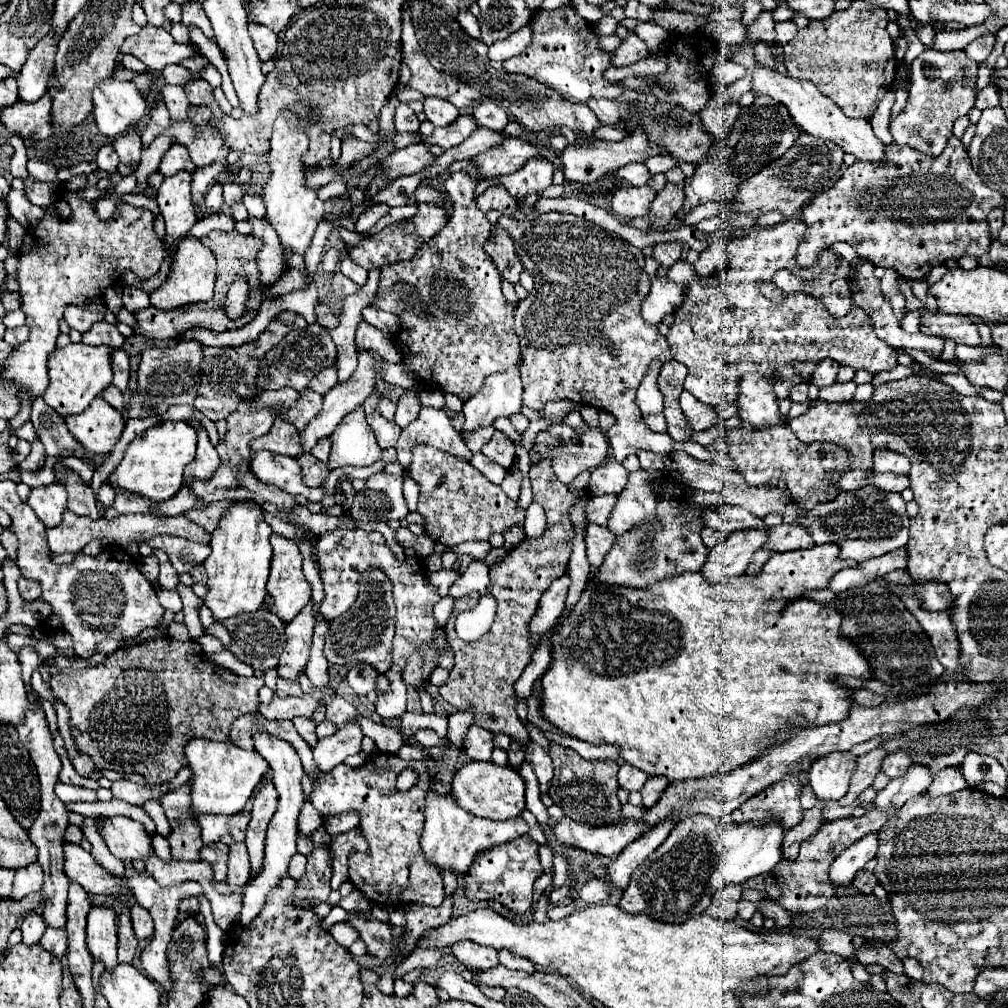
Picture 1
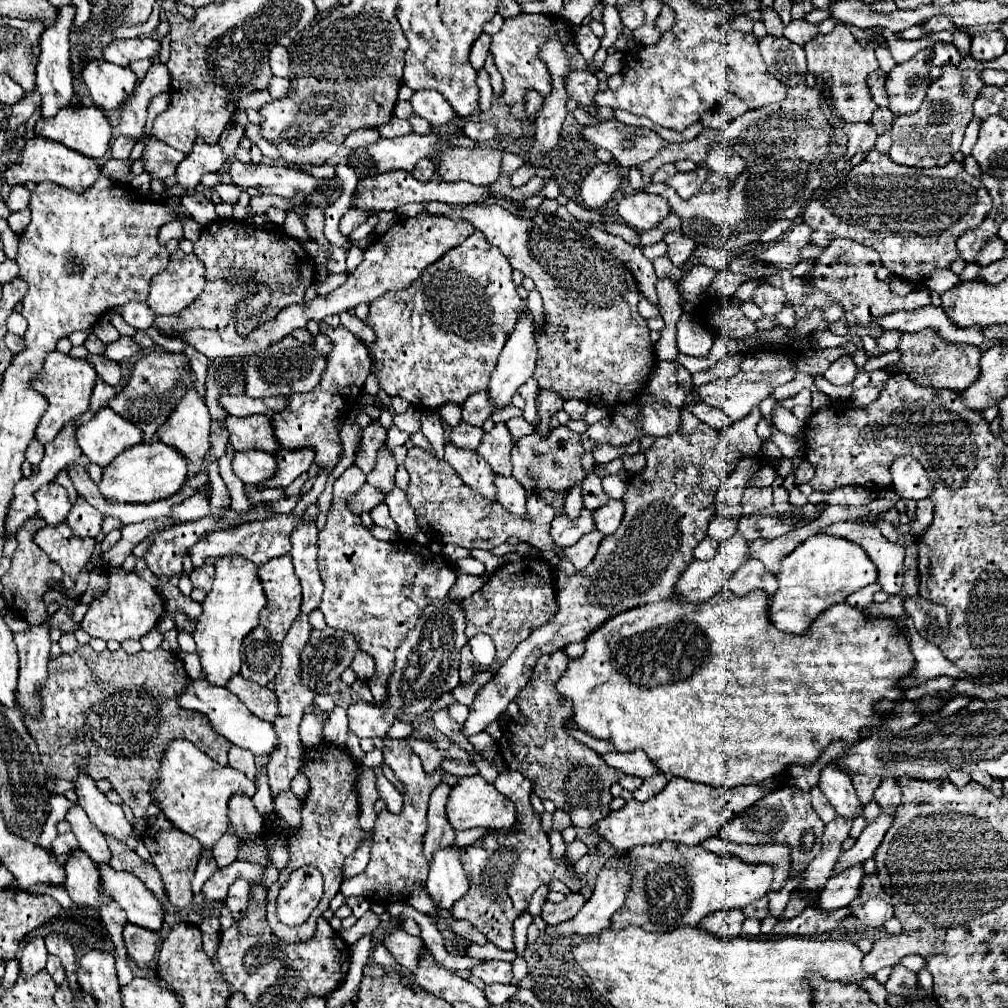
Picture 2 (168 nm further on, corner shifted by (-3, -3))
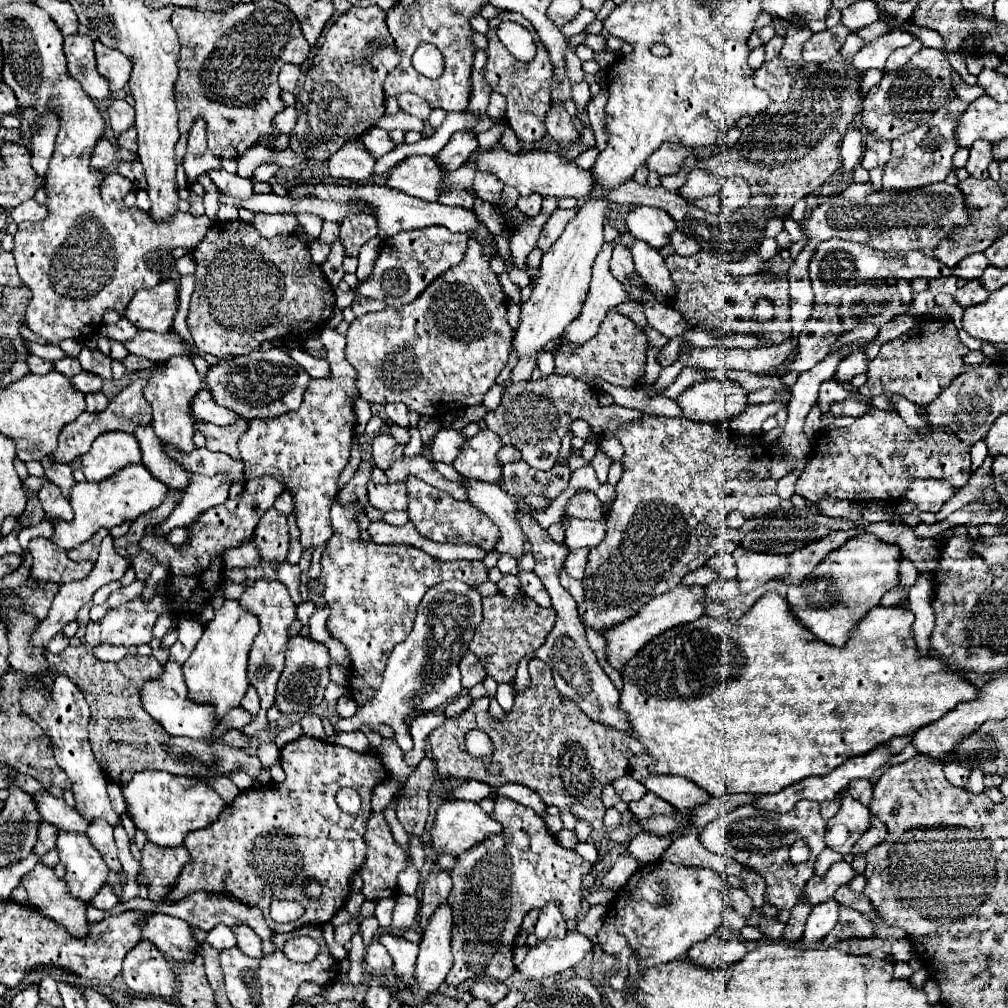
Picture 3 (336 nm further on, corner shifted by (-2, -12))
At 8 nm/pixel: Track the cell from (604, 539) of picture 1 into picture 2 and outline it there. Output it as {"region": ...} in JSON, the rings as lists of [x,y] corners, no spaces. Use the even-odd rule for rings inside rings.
{"region":[[[590,531],[588,535],[584,535],[576,545],[570,547],[560,547],[556,545],[562,551],[566,551],[566,557],[572,561],[572,565],[580,571],[584,567],[588,567],[588,563],[594,559],[596,555],[596,549],[600,545],[600,541],[604,539],[604,535],[600,535],[598,531]]]}

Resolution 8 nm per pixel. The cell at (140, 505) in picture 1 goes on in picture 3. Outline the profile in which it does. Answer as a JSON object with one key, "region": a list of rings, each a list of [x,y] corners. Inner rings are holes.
{"region":[[[43,458],[43,468],[45,468],[45,474],[47,478],[57,484],[63,492],[65,498],[71,498],[71,488],[75,484],[75,478],[73,478],[73,468],[69,464],[55,464],[55,462],[49,462],[47,458]]]}

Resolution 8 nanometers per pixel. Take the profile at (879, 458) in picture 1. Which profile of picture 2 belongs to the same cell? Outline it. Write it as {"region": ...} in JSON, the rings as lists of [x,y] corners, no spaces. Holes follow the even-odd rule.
{"region":[[[900,457],[890,467],[894,491],[904,499],[926,499],[932,495],[934,485],[924,467],[912,457]]]}

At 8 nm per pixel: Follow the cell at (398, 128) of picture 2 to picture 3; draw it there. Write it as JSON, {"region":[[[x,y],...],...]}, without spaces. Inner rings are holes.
{"region":[[[371,128],[371,130],[367,130],[363,136],[361,136],[361,140],[363,140],[363,144],[367,146],[367,150],[373,154],[373,156],[383,156],[383,154],[387,154],[387,152],[391,152],[397,144],[391,140],[391,136],[389,136],[389,132],[385,132],[385,130],[381,130],[381,128]]]}

